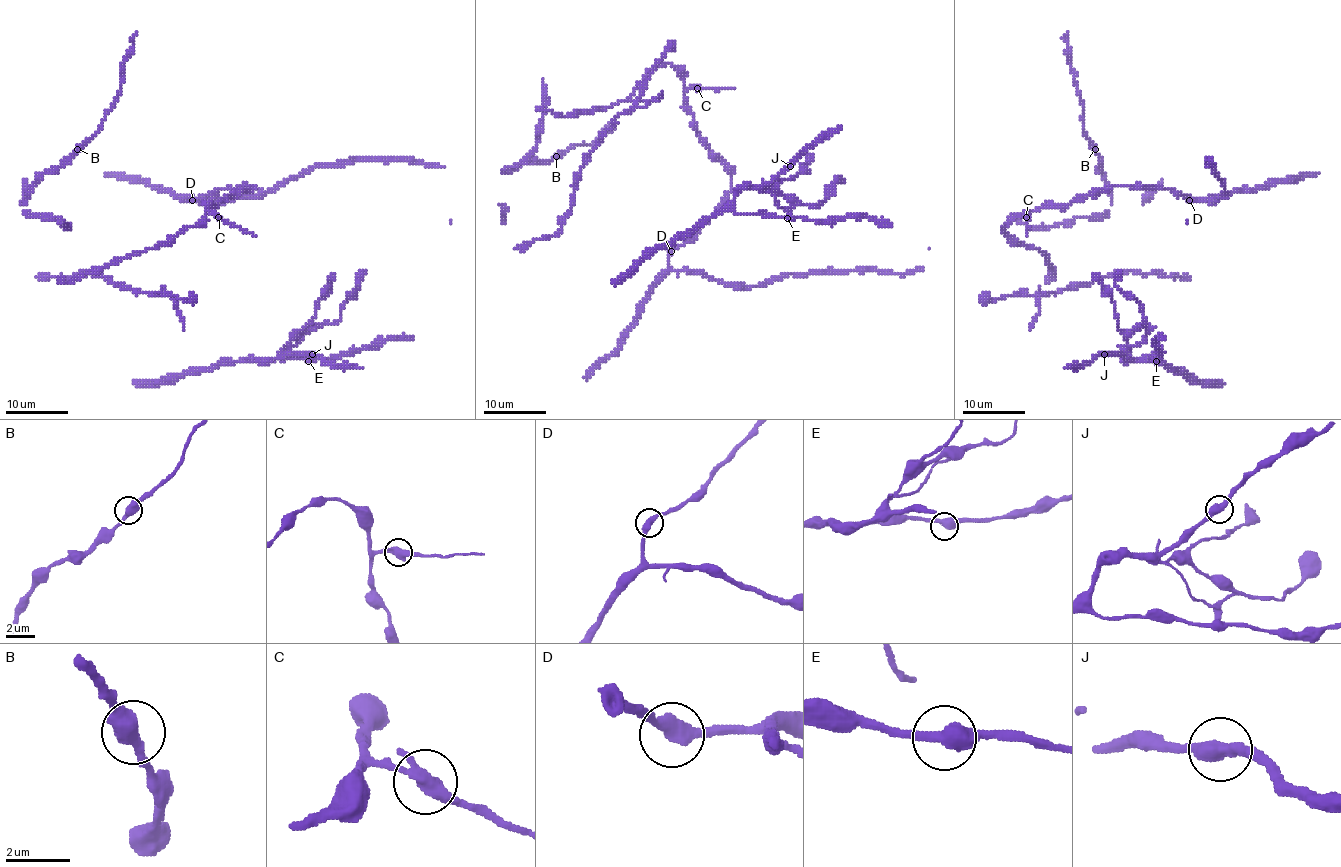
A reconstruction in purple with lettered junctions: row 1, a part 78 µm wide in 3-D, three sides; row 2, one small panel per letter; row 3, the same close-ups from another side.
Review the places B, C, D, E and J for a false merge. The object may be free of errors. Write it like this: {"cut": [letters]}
{"cut": ["C"]}

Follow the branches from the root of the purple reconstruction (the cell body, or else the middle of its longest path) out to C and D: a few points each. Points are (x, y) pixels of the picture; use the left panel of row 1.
C: (206, 208), (219, 218)
D: (206, 208), (253, 185), (219, 188), (192, 200)

